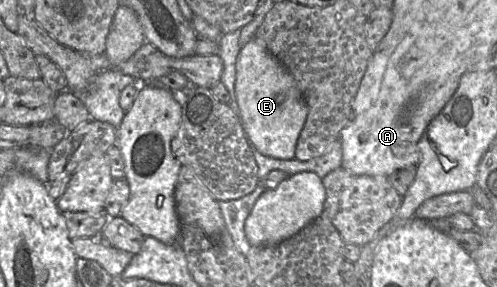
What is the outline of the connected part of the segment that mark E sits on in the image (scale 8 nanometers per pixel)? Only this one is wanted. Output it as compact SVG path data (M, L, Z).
M253 37L240 49L236 59L234 91L249 142L265 156L294 159L308 106L295 78L270 54L261 39Z

